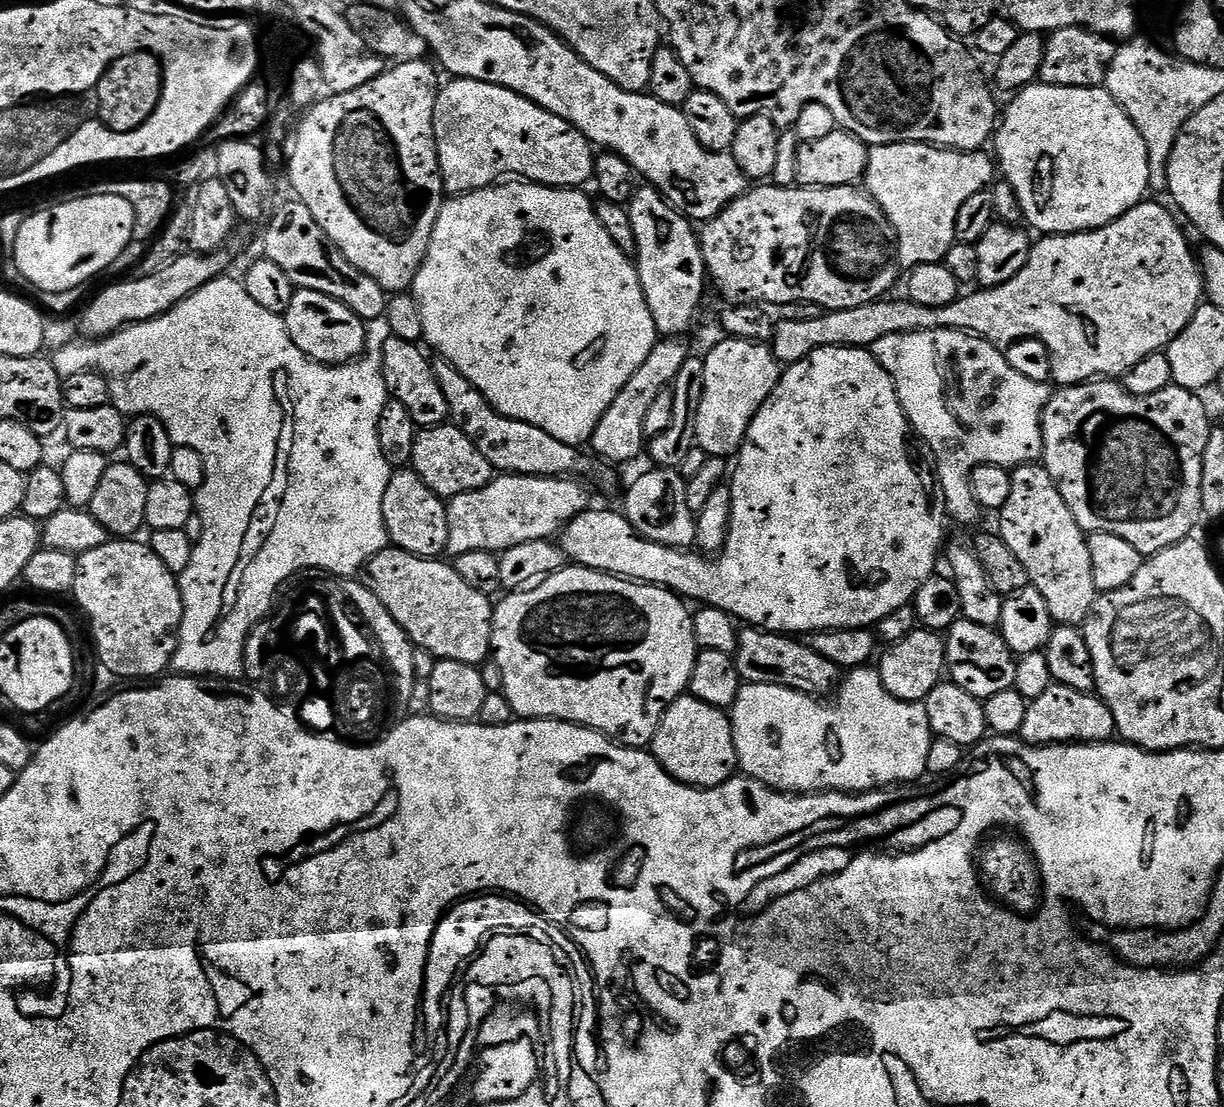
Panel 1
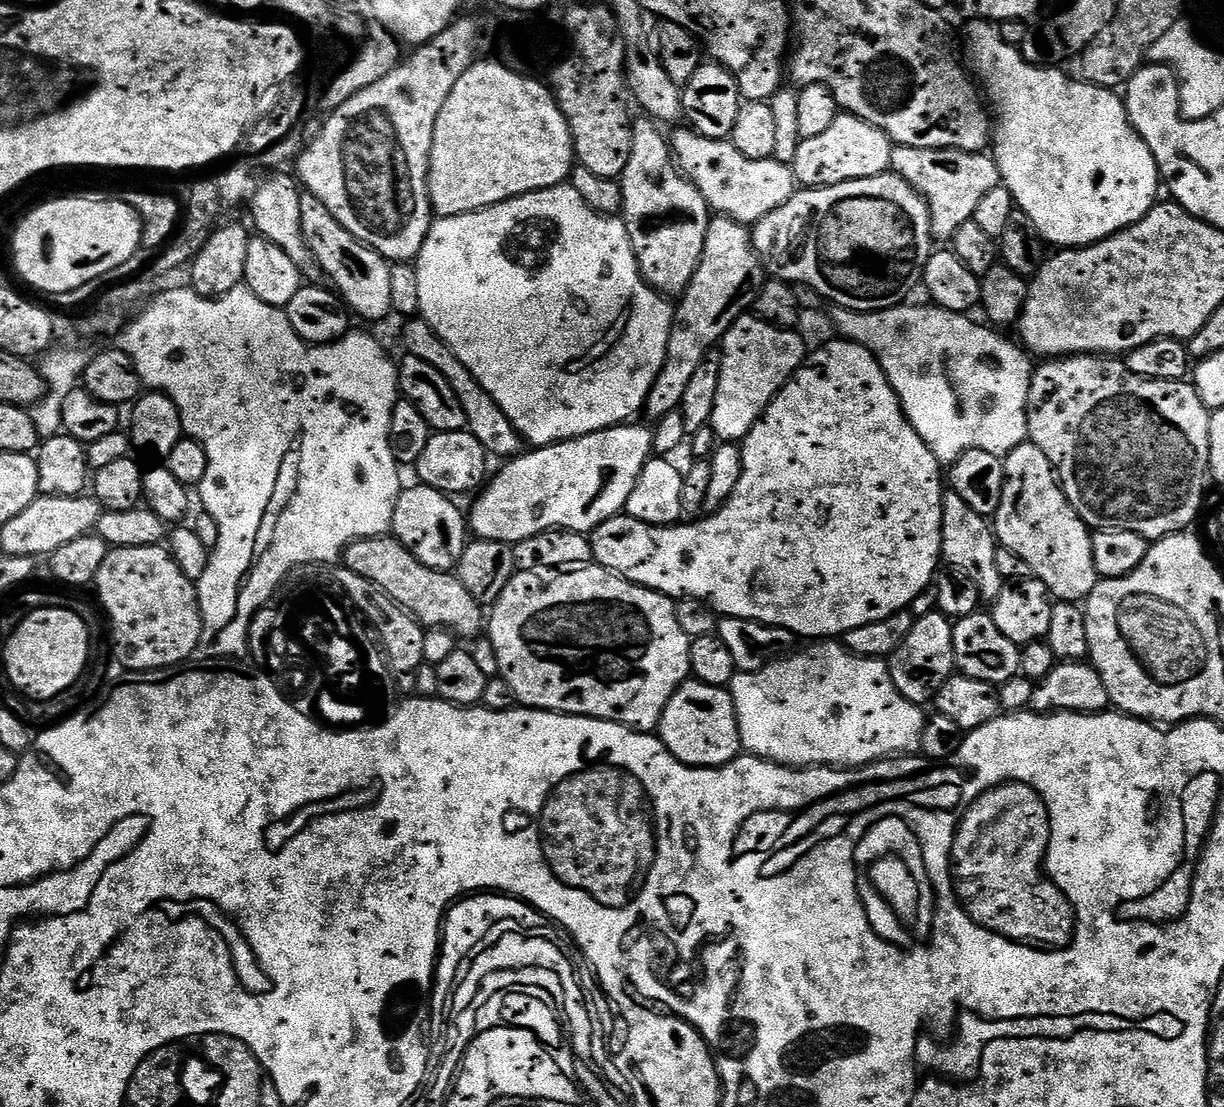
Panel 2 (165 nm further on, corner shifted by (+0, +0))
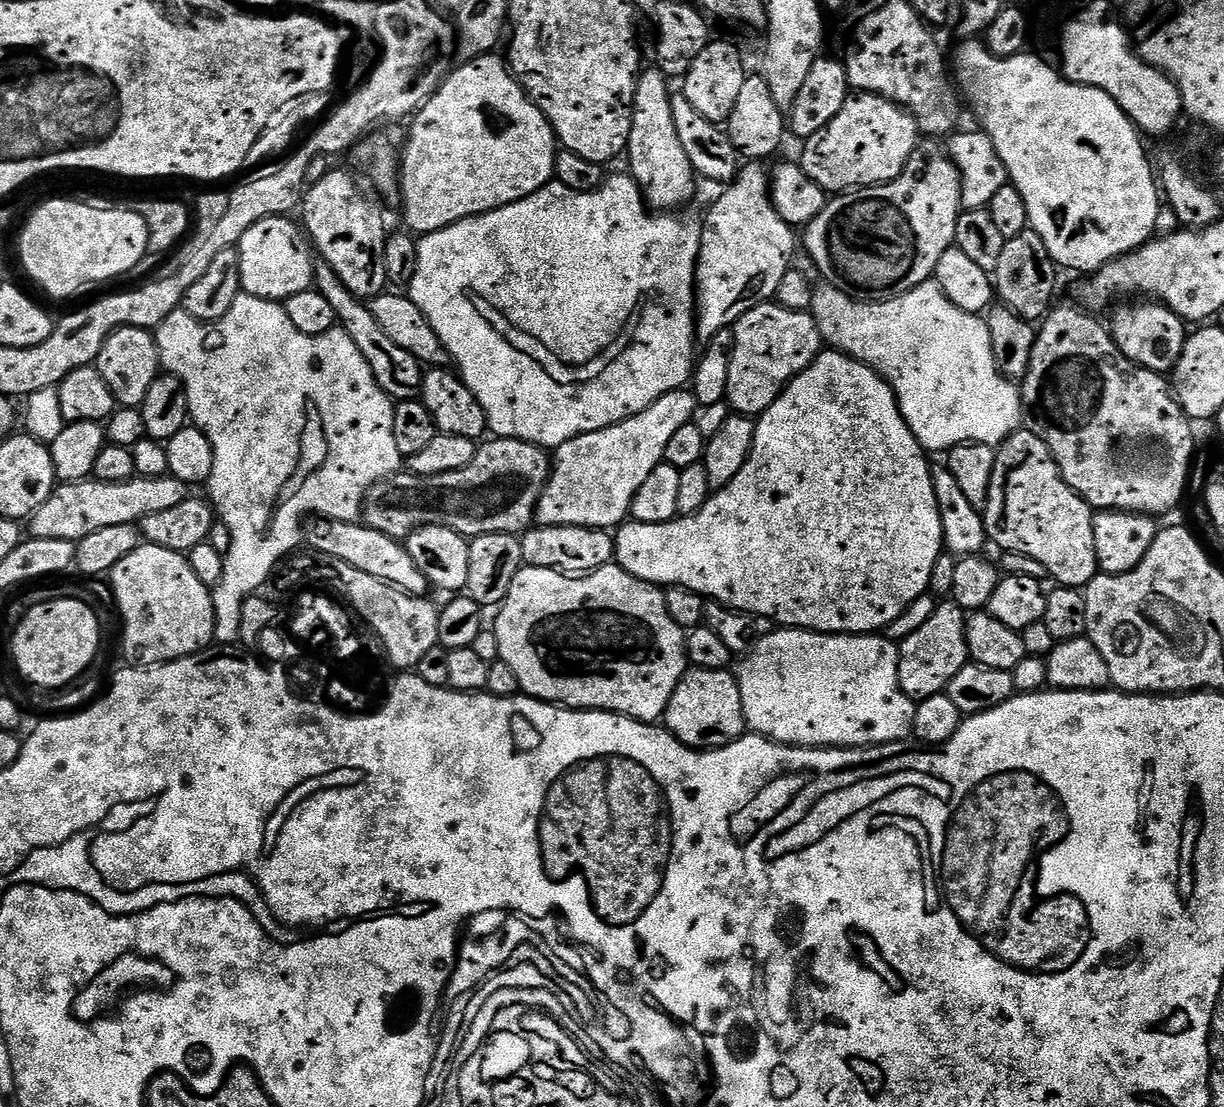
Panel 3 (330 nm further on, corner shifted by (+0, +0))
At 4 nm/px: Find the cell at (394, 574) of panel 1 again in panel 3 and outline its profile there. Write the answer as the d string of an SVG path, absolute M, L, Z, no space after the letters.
M313 519L306 528L306 544L313 552L330 554L330 558L342 558L342 562L350 562L354 570L374 574L374 578L401 588L411 596L427 597L429 595L429 582L422 574L422 570L414 566L414 558L410 558L407 547L401 541L390 538L363 523L351 520Z

